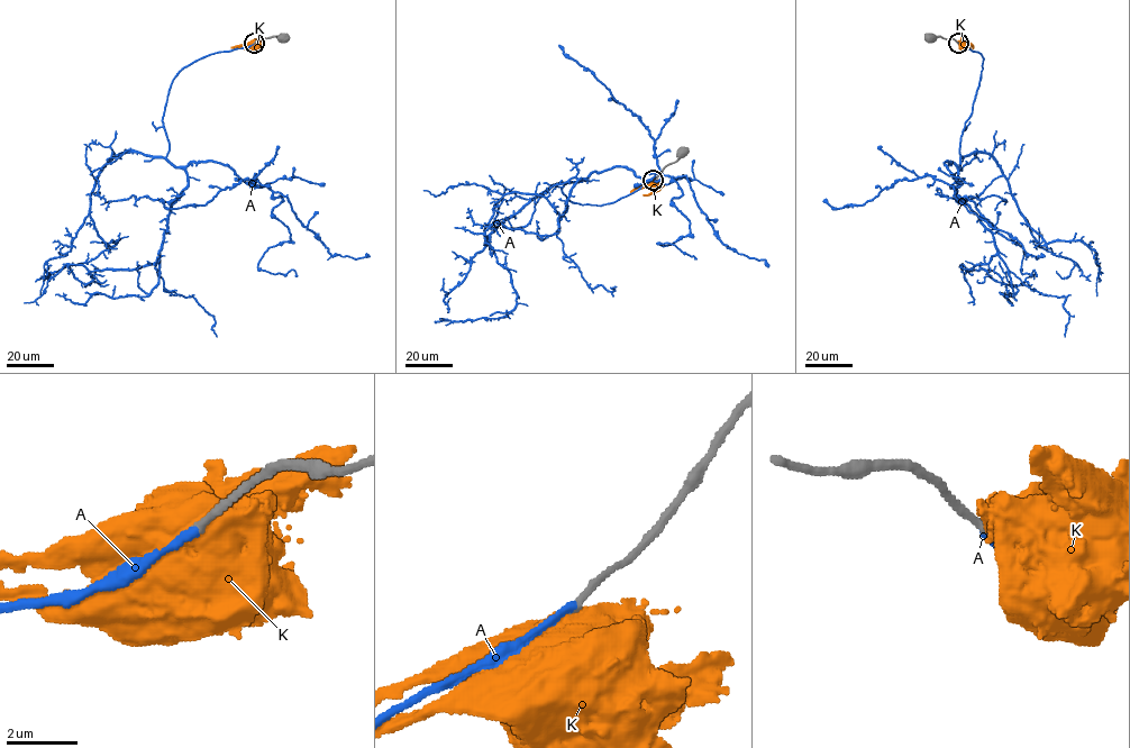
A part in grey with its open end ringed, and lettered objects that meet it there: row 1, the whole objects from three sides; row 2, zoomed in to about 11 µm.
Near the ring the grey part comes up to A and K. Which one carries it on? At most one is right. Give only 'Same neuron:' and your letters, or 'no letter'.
Same neuron: A

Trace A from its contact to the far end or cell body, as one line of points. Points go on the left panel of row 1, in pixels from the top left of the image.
A: (254, 43), (175, 78), (165, 157), (120, 152), (94, 182), (90, 217), (117, 242), (53, 271), (40, 295)

